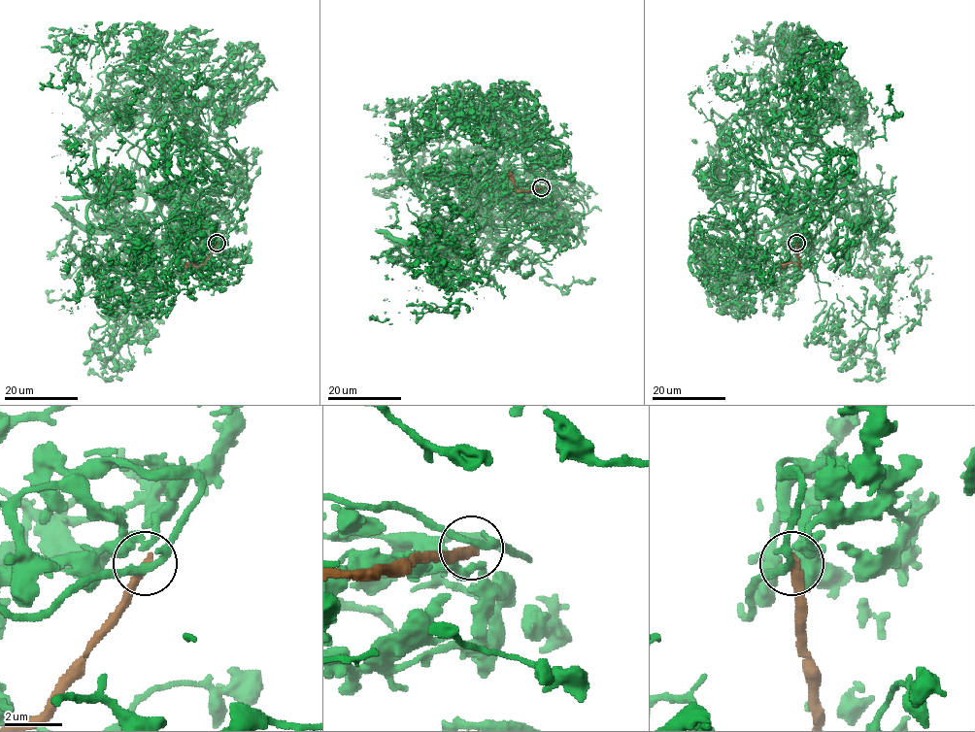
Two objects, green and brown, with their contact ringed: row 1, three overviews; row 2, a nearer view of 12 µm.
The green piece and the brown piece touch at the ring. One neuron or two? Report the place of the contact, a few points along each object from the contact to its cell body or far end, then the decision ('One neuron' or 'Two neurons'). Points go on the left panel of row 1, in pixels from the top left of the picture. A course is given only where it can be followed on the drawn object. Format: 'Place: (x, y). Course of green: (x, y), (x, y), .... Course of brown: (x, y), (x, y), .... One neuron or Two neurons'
Place: (217, 243). Course of green: (218, 243), (164, 220), (121, 300), (84, 256), (126, 367), (117, 313), (160, 303), (138, 339), (53, 290). Course of brown: (218, 243), (203, 262), (195, 265), (184, 262). Two neurons

